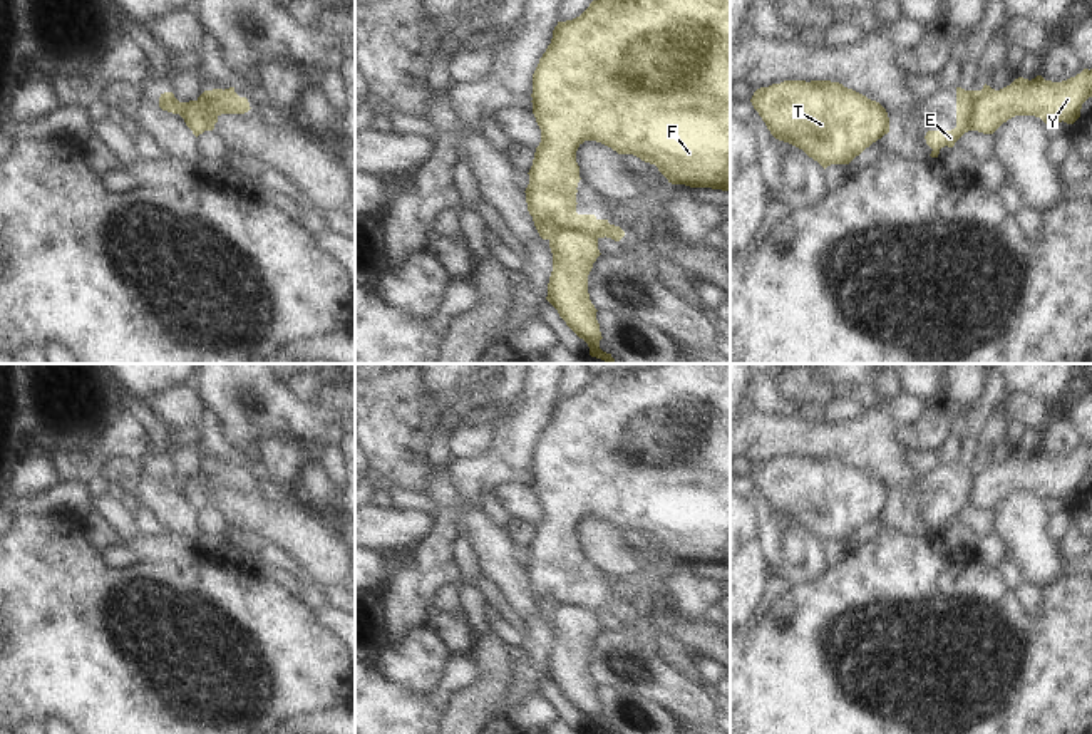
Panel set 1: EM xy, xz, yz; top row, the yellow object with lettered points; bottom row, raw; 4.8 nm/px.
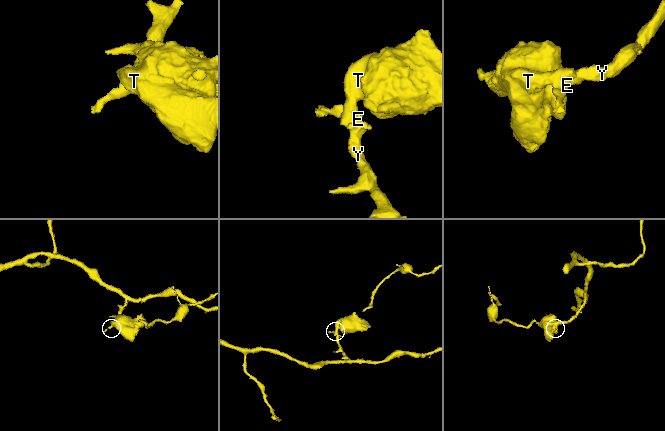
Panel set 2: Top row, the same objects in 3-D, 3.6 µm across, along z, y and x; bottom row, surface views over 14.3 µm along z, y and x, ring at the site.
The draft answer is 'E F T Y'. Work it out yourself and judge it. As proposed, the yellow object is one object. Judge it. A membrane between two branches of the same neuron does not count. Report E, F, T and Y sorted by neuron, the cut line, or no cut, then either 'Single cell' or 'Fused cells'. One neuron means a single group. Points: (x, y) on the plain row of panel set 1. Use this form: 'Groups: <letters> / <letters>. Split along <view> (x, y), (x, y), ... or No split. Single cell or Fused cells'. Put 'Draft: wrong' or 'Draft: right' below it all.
Groups: E F T / Y. Split along xz (598, 612), (580, 607), (555, 607), (548, 614). Fused cells
Draft: wrong

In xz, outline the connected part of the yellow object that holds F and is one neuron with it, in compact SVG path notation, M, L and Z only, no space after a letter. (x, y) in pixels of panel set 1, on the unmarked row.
M618 364L611 372L593 375L579 392L554 402L551 419L533 449L531 473L541 518L524 568L543 615L554 607L581 607L615 617L625 612L608 595L576 588L581 555L576 526L585 516L655 540L672 560L730 568L730 364L657 364L648 369Z

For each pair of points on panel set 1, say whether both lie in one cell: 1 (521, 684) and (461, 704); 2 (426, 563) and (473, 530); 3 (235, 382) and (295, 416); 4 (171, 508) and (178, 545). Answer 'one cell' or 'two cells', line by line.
1: two cells
2: two cells
3: one cell
4: two cells

